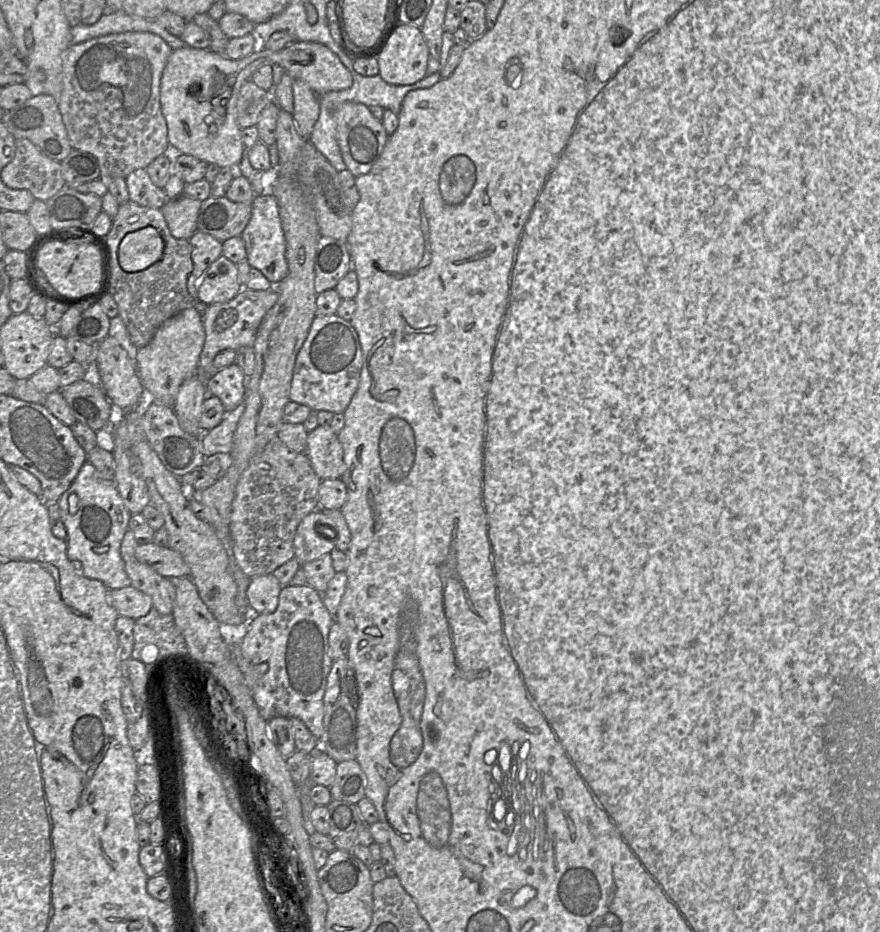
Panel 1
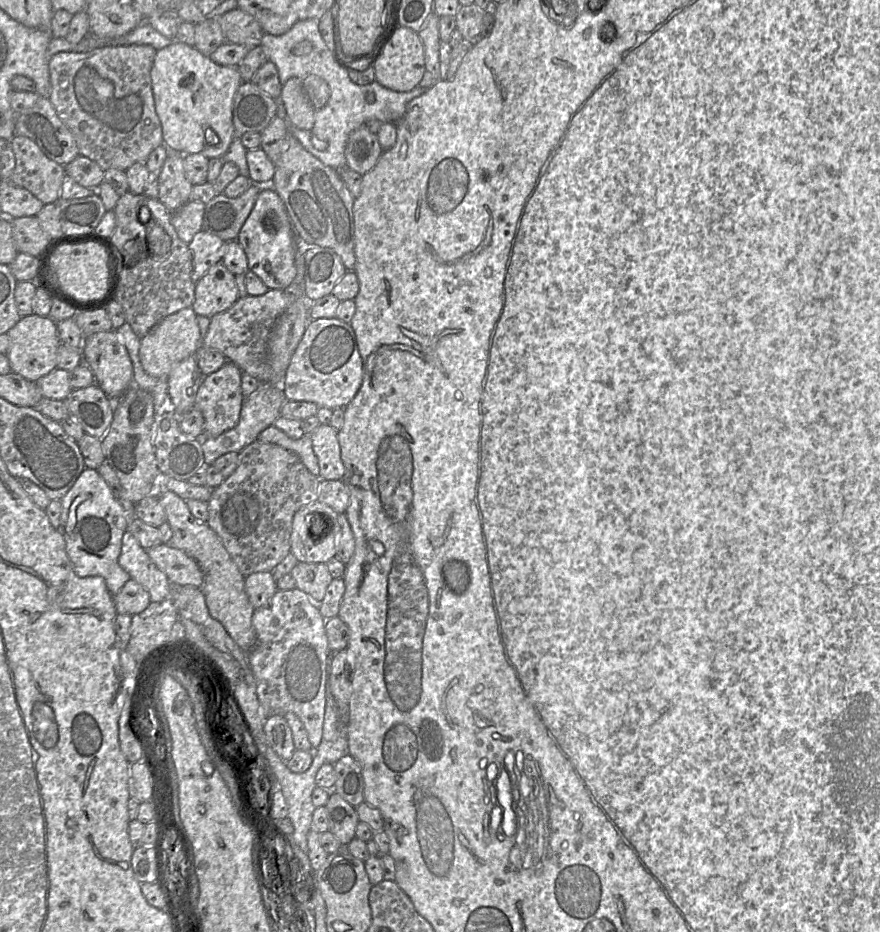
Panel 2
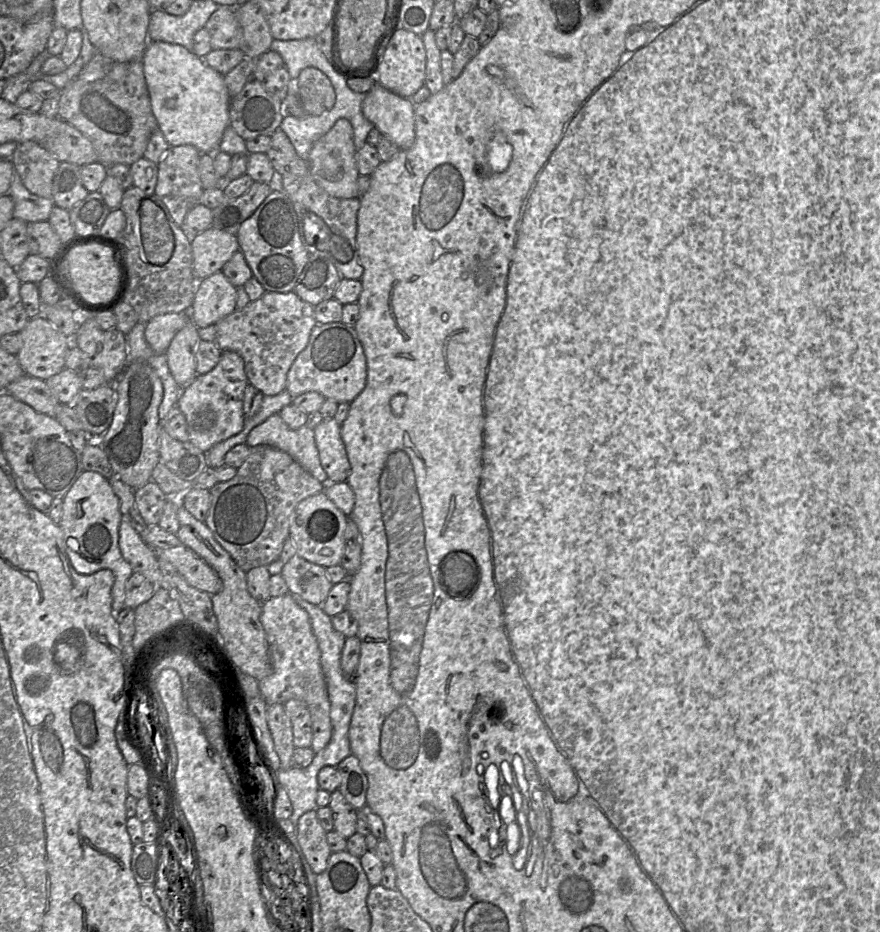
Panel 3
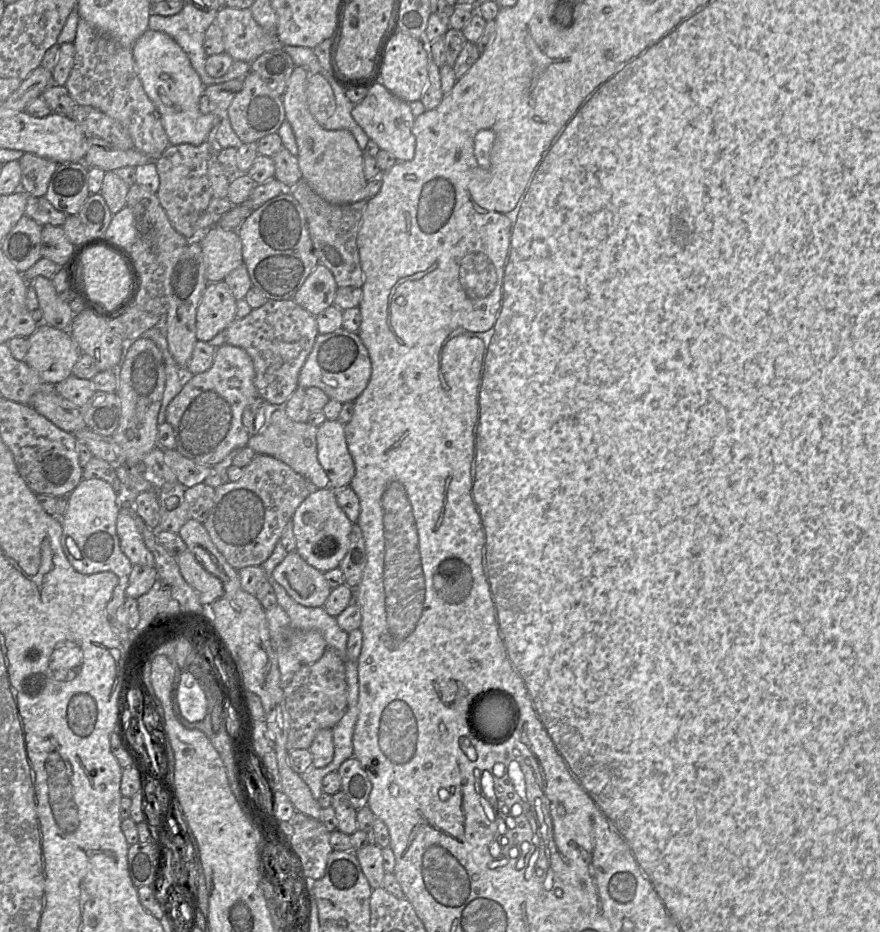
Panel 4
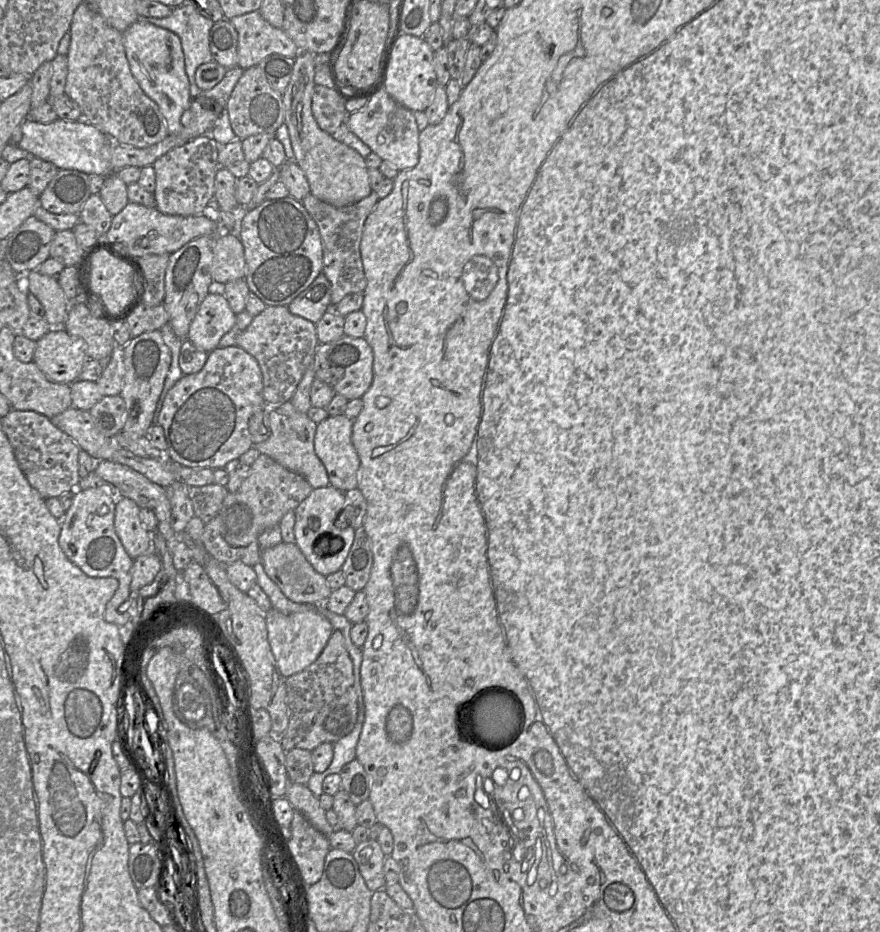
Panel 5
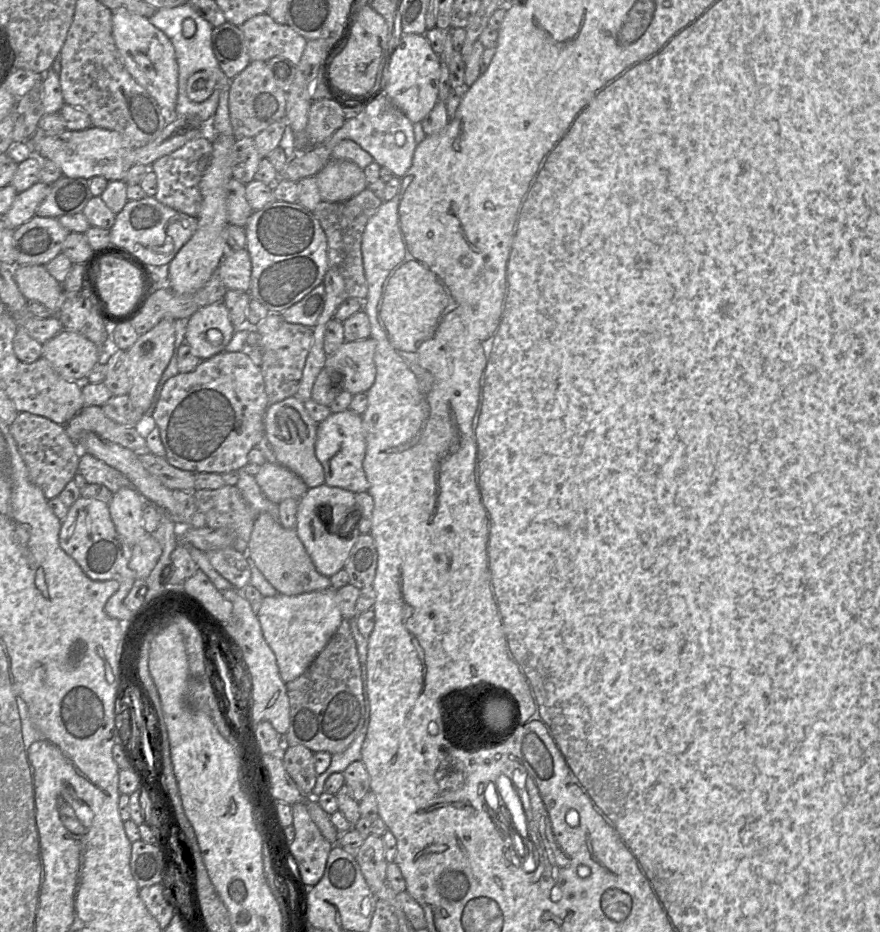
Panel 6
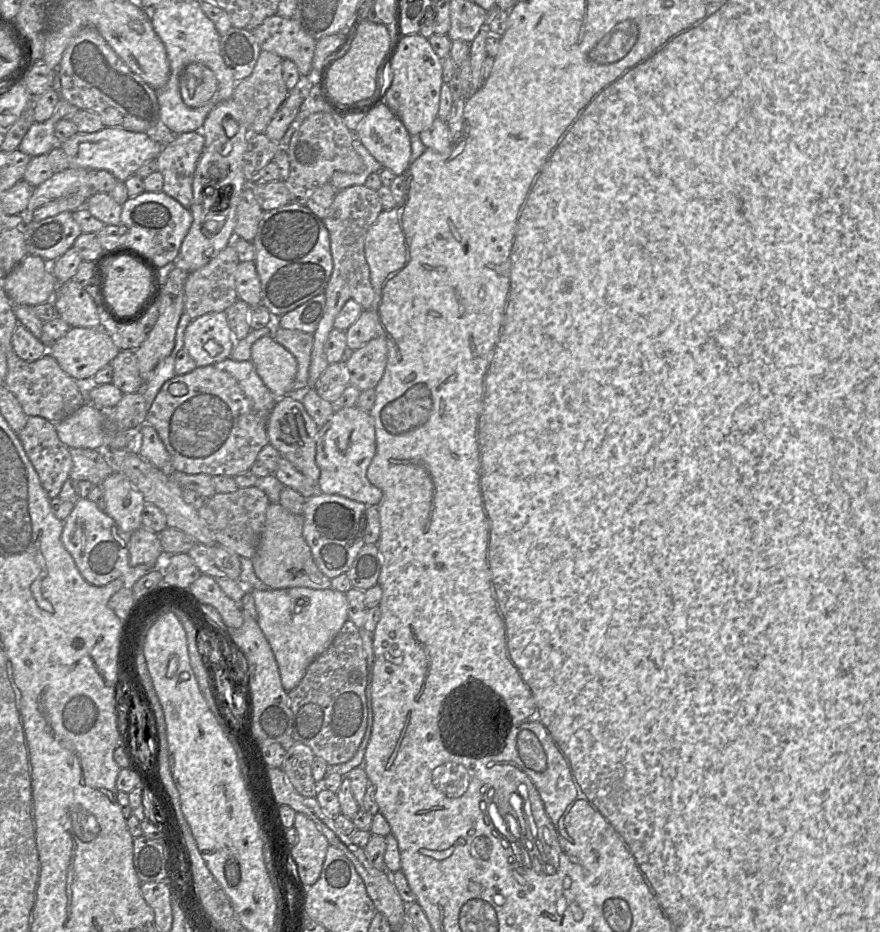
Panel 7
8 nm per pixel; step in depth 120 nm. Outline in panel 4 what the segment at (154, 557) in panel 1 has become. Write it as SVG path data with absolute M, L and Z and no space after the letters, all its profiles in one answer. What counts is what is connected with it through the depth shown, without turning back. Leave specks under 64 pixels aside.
M187 549L176 557L184 580L198 593L201 603L209 607L223 595L223 584L219 578L206 571Z

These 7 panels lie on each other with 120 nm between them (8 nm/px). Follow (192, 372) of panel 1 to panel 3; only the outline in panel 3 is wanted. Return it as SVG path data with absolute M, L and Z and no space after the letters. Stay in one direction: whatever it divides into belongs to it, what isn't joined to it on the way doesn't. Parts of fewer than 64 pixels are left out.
M187 312L165 313L153 317L146 323L145 338L157 354L165 353L176 333L189 319Z

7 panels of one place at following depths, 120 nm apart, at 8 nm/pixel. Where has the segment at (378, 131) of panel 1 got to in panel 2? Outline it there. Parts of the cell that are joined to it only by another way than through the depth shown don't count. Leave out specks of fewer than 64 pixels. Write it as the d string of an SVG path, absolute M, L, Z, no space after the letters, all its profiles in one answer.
M364 124L348 138L345 150L346 168L363 176L376 165L382 153L377 134L372 133Z

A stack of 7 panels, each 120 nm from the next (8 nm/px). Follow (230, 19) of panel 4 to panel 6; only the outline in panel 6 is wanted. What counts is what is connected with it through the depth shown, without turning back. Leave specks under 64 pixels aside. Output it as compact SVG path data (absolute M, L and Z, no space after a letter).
M266 13L256 15L238 27L245 36L251 61L283 57L297 65L308 42L288 24L279 24Z

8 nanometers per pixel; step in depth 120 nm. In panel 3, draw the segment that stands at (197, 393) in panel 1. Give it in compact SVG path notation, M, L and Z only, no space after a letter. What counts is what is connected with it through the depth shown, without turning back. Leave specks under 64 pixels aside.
M189 318L166 351L169 370L181 388L189 385L197 376L195 354L200 340L198 328Z

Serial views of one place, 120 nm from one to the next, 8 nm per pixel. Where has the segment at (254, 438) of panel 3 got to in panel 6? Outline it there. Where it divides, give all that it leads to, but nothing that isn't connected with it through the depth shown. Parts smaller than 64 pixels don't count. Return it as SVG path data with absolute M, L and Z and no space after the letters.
M296 395L270 403L264 415L264 435L271 443L278 463L300 477L309 489L325 482L323 466L315 454L317 425Z

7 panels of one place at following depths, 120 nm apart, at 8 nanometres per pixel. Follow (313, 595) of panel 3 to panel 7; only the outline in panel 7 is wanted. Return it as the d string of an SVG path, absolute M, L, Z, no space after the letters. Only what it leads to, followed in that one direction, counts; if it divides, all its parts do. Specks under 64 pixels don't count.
M280 503L269 504L260 543L252 558L252 564L256 576L270 589L331 588L331 579L318 569L311 550L303 537L303 524L303 515L289 512Z

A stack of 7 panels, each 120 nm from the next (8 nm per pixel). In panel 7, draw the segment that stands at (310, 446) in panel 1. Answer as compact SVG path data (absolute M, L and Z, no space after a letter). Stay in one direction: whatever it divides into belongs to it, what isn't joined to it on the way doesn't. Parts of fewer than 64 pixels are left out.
M357 406L335 411L329 420L319 427L316 437L315 460L320 470L318 492L344 496L351 500L362 502L367 506L377 506L382 497L382 490L373 485L367 478L367 469L376 452L376 437L374 421L368 411Z

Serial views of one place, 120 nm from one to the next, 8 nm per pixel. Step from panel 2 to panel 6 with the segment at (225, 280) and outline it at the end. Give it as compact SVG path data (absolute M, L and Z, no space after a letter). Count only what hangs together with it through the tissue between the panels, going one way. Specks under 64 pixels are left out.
M223 301L202 307L187 319L185 342L201 360L225 351L236 328Z

